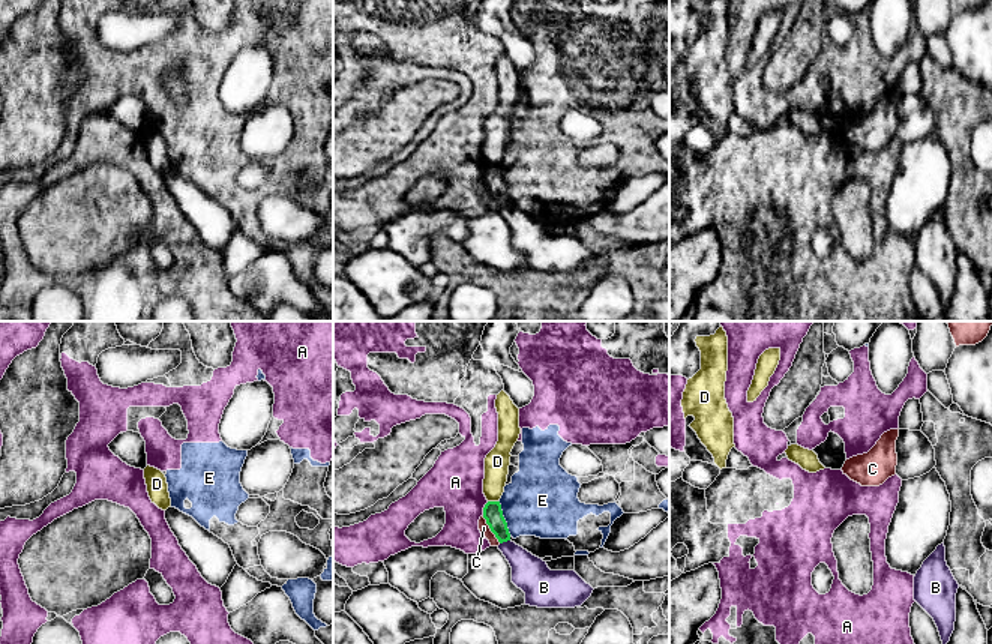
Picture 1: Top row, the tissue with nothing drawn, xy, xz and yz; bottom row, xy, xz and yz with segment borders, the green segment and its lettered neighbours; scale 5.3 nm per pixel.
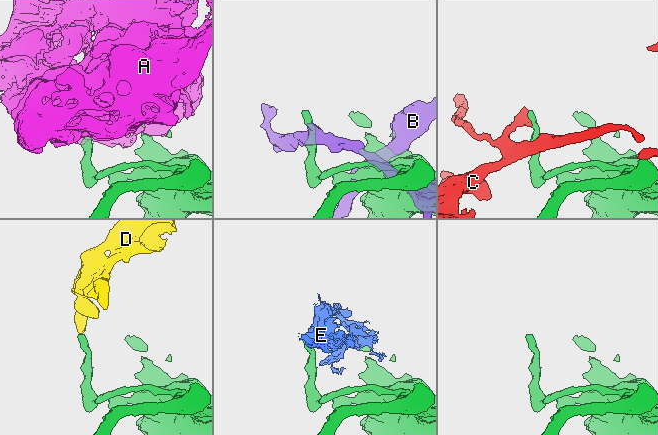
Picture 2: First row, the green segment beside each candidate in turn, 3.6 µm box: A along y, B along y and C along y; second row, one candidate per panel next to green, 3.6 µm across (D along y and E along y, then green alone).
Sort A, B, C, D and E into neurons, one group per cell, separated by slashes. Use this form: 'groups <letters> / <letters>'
groups A E / B / C / D

